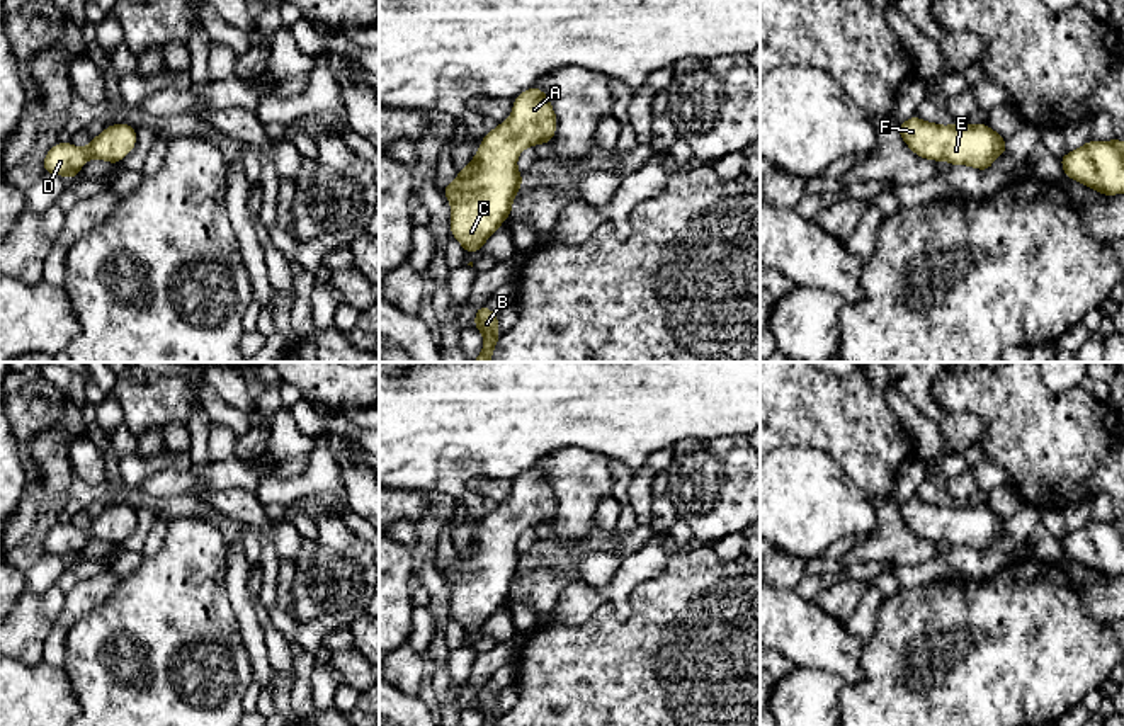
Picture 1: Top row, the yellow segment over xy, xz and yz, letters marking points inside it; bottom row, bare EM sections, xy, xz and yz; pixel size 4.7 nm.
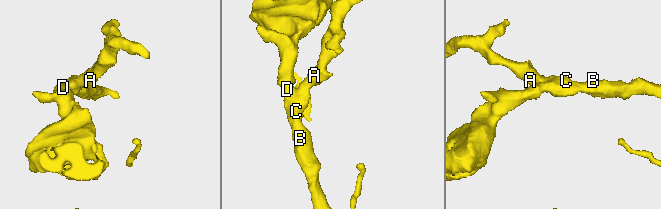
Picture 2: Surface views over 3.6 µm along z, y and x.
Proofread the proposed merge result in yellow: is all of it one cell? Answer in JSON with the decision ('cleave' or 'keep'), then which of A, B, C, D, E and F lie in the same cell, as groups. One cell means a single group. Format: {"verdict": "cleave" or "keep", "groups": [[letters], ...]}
{"verdict": "keep", "groups": [["A", "B", "C", "D", "E", "F"]]}

